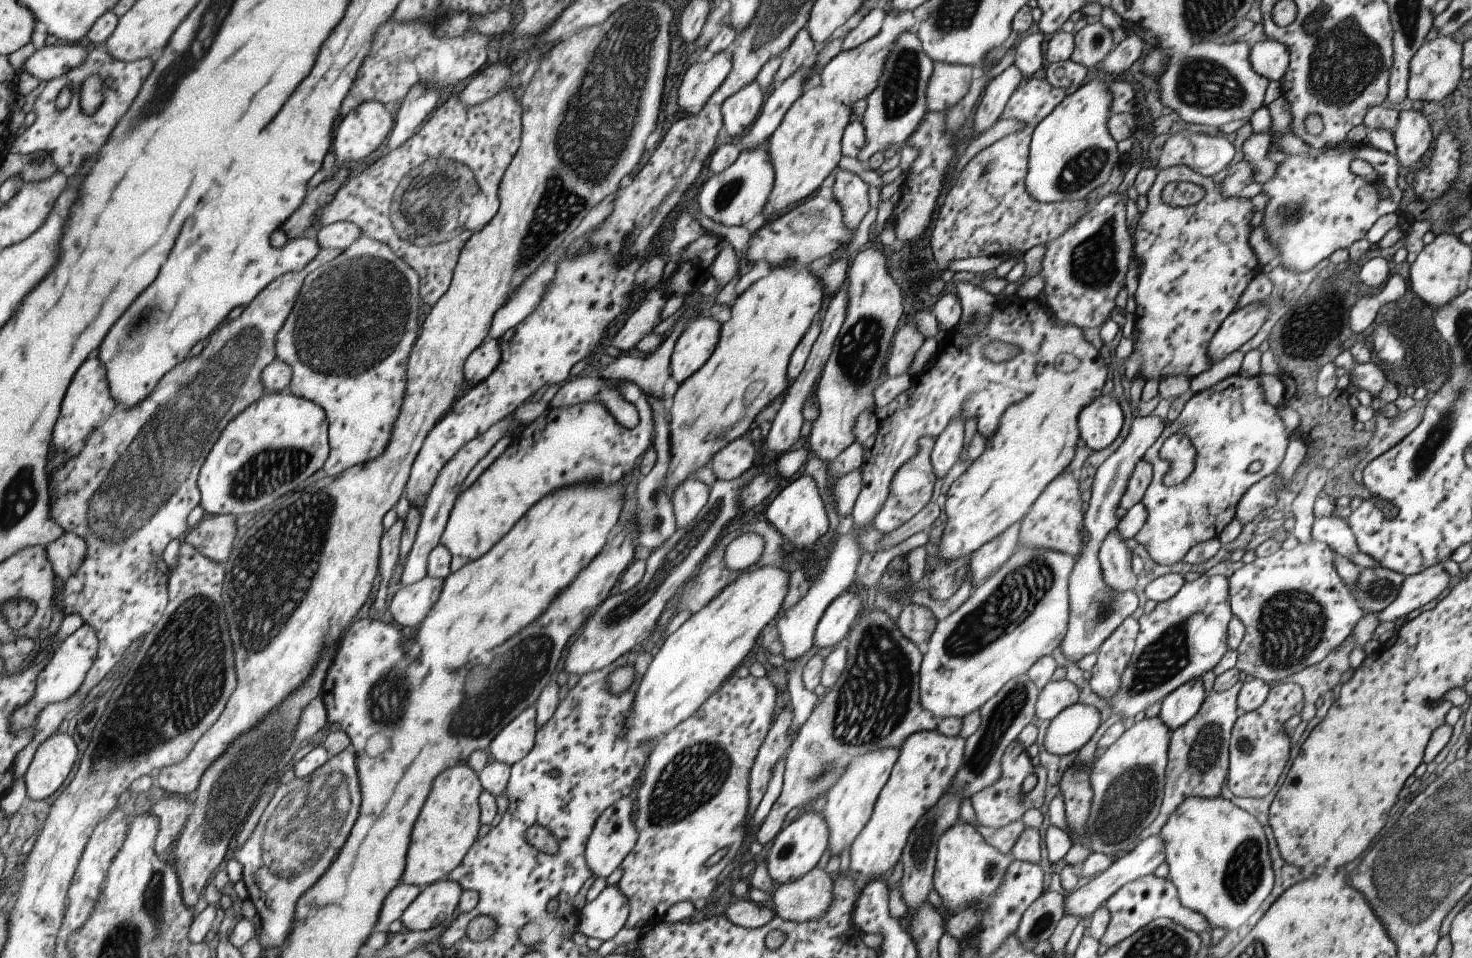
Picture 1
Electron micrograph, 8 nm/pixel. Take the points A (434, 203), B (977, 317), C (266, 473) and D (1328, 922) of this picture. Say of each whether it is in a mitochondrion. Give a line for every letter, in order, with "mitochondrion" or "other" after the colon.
A: mitochondrion
B: mitochondrion
C: mitochondrion
D: other

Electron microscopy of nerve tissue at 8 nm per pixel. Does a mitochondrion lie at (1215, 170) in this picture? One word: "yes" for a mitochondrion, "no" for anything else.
no

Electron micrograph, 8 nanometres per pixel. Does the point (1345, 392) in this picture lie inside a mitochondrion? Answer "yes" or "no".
no

